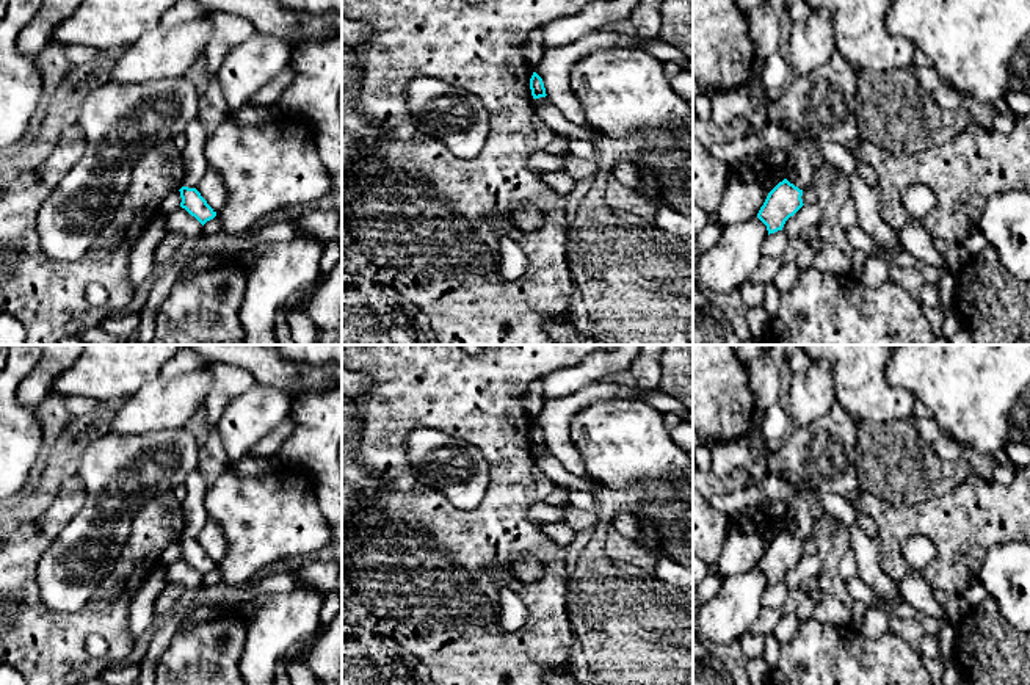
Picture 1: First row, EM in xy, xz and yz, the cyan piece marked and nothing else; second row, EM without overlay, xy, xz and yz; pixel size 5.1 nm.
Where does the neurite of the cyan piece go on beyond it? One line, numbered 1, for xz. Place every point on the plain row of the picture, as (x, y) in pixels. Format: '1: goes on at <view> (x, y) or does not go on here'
1: does not go on here

